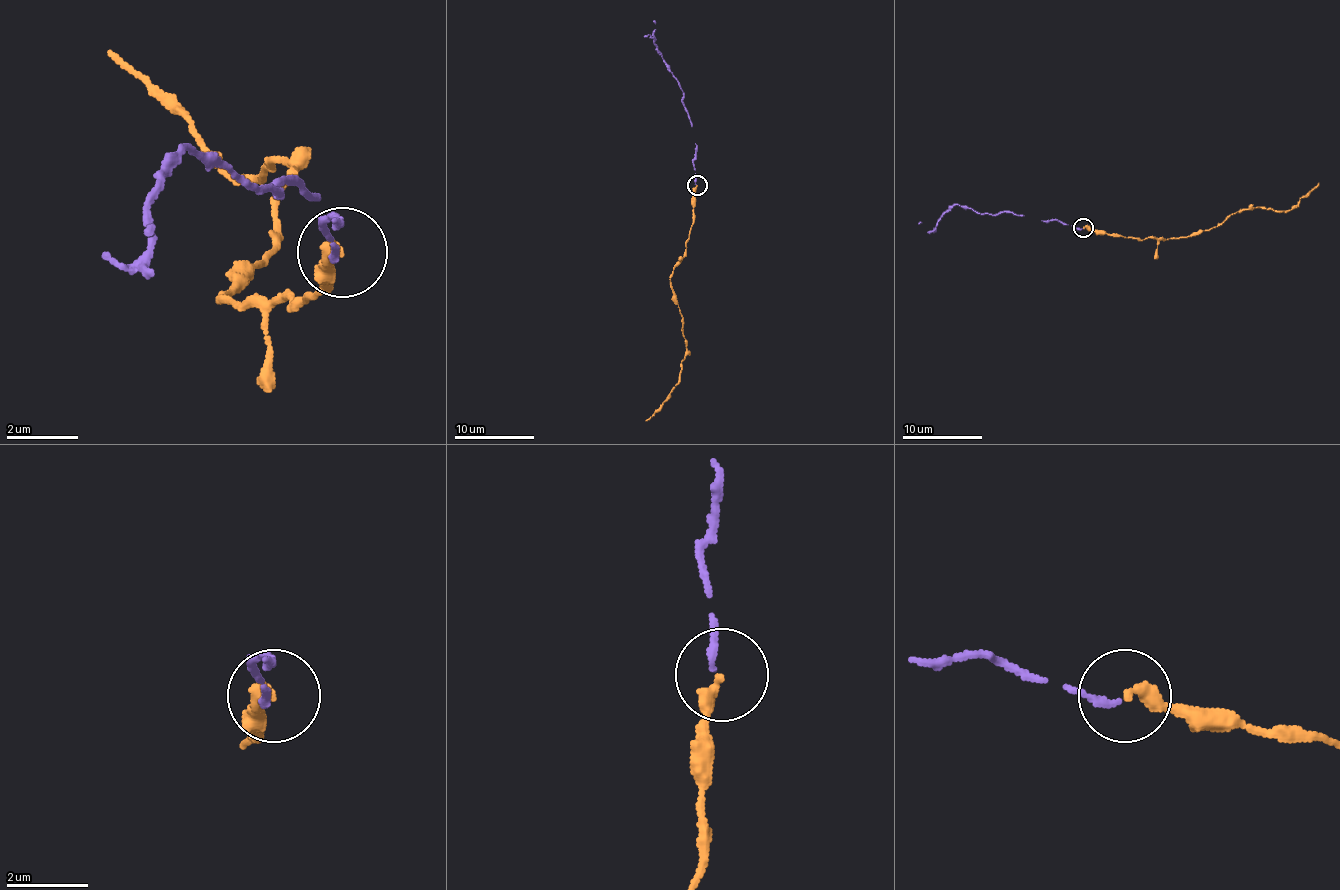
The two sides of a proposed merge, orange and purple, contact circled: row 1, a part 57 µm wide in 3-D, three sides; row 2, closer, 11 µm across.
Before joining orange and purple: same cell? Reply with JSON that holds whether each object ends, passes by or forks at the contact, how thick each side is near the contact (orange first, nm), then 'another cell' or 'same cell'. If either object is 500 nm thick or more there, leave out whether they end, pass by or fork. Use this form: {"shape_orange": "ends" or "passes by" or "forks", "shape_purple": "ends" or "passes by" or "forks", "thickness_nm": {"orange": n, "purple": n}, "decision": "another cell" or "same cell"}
{"shape_orange": "ends", "shape_purple": "ends", "thickness_nm": {"orange": 320, "purple": 160}, "decision": "same cell"}

